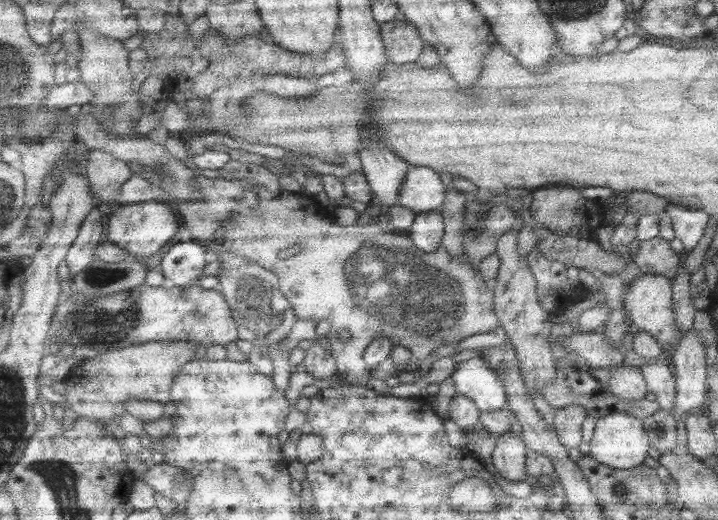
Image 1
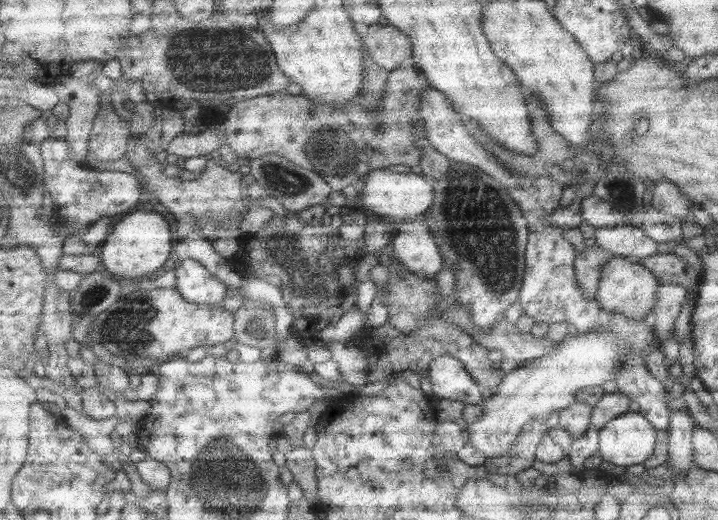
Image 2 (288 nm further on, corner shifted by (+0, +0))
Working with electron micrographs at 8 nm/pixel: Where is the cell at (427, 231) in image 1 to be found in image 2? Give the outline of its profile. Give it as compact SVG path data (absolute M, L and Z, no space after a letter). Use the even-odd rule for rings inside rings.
M423 220L413 224L397 224L399 234L391 242L393 258L419 278L435 280L445 270L445 258L435 234L431 234L431 226L421 222Z

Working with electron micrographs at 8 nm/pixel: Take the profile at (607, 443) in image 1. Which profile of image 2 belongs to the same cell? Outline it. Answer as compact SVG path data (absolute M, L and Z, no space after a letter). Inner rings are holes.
M637 412L621 414L601 430L599 456L615 466L643 464L653 454L655 428Z

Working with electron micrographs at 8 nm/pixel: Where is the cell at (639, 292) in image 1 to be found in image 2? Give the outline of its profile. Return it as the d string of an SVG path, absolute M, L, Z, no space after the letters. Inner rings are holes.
M611 258L601 270L599 292L595 300L601 304L605 314L623 314L625 318L631 318L631 320L643 320L653 310L653 304L657 300L657 286L659 286L659 280L643 264Z

